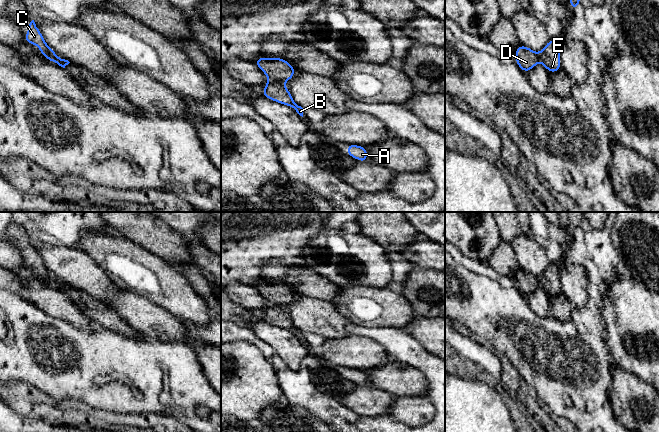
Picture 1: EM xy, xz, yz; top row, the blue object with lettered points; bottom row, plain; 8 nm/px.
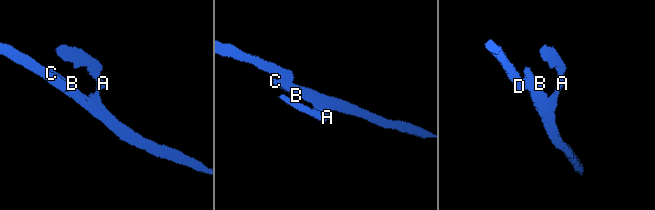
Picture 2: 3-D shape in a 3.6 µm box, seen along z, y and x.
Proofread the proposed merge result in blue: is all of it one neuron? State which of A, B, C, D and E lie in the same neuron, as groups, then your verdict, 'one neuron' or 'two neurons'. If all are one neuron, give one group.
A B C E / D; two neurons

